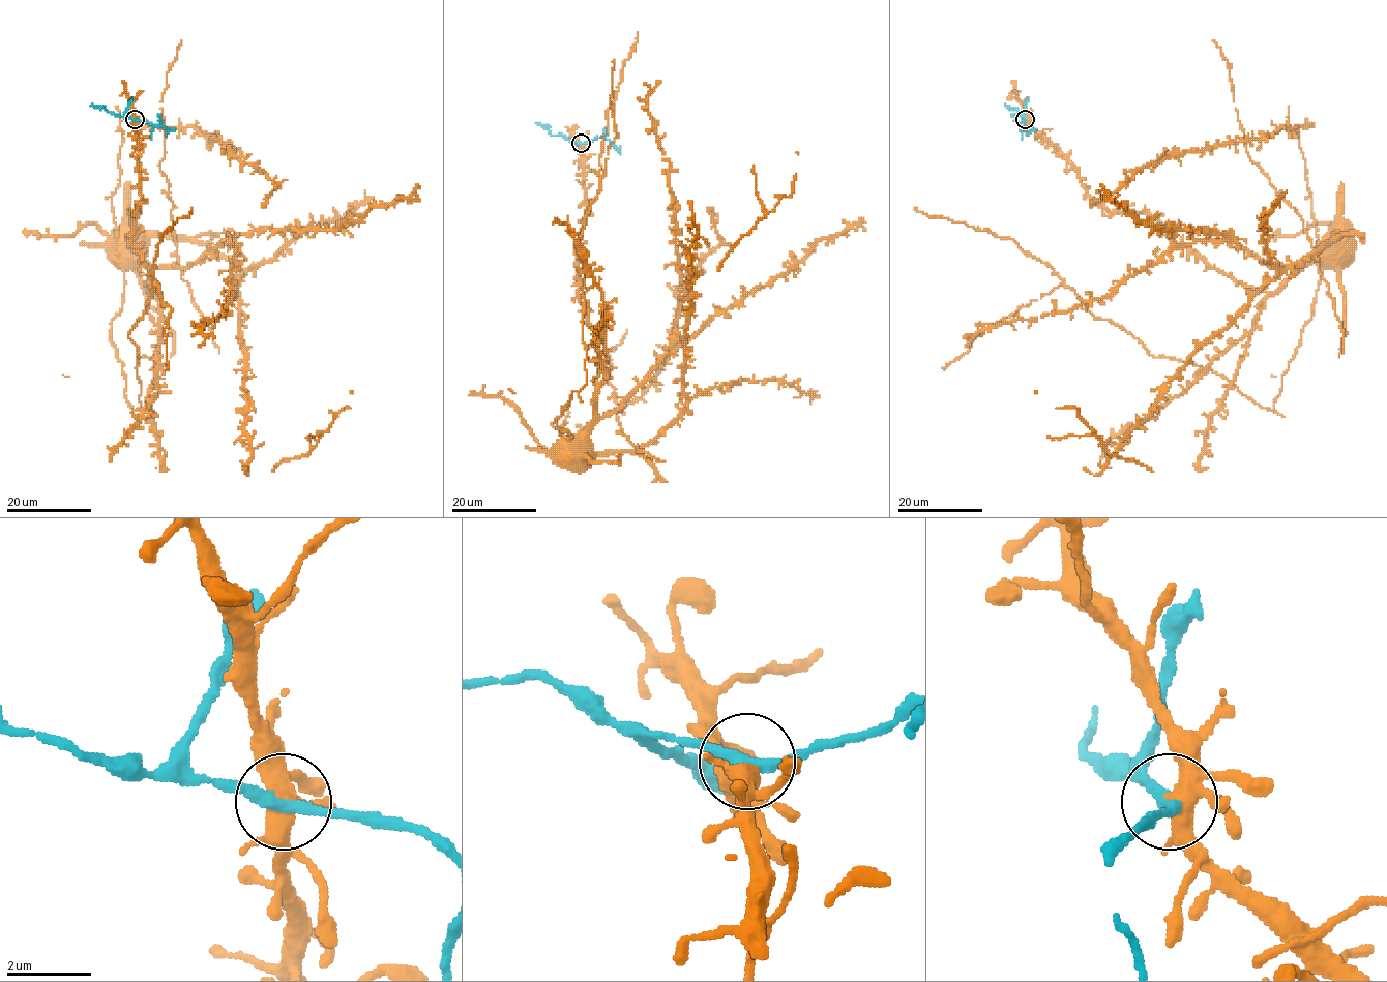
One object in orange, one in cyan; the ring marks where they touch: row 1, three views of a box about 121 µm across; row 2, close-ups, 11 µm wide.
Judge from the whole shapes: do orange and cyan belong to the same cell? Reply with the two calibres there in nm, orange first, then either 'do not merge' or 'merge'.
380/280 nm | do not merge

